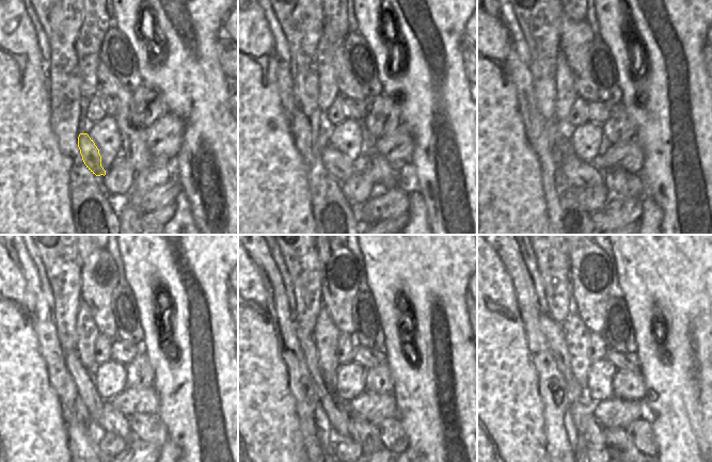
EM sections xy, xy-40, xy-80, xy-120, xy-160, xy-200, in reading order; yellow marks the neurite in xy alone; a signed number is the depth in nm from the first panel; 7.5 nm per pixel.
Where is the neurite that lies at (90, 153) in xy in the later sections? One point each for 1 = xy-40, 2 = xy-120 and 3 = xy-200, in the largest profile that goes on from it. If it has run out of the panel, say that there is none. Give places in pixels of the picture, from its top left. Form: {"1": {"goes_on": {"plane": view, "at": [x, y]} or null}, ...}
{"1": {"goes_on": {"plane": "xy-40", "at": [339, 166]}}, "2": {"goes_on": {"plane": "xy-120", "at": [112, 420]}}, "3": {"goes_on": {"plane": "xy-200", "at": [620, 447]}}}

